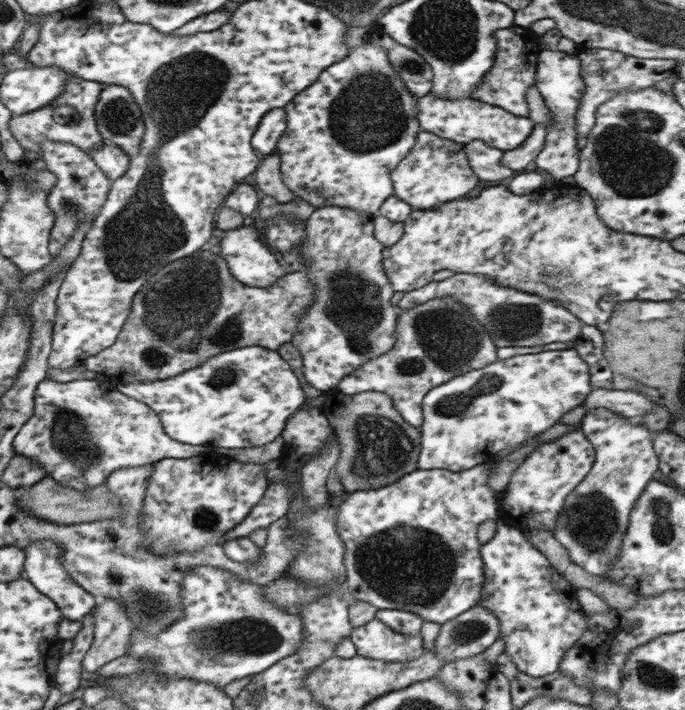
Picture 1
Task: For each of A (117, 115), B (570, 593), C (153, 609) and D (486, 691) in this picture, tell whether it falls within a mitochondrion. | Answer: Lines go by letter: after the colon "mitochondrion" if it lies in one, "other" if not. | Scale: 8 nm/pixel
A: mitochondrion
B: other
C: mitochondrion
D: other

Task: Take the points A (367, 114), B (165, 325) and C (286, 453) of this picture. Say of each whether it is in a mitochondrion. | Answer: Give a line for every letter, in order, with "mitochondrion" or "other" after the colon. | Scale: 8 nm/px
A: mitochondrion
B: mitochondrion
C: other

